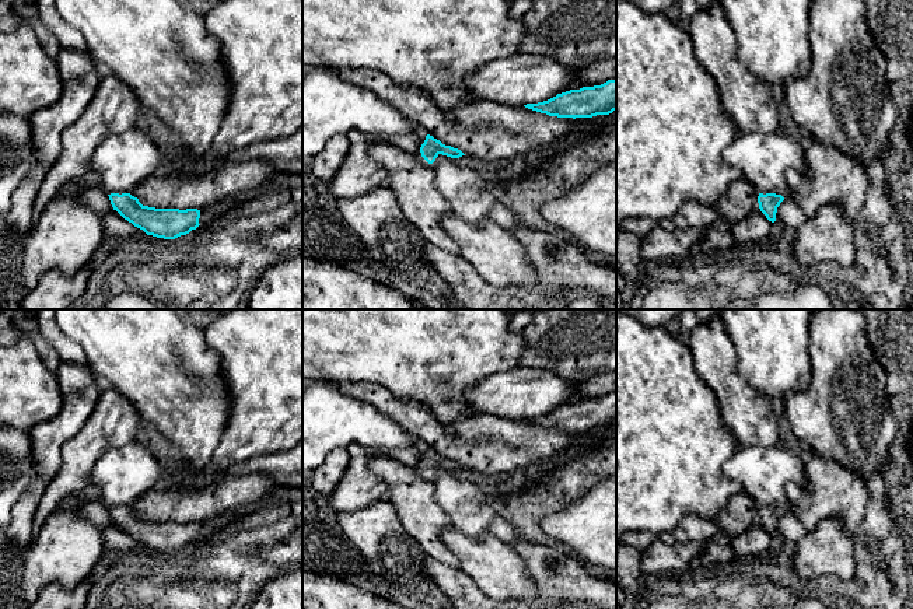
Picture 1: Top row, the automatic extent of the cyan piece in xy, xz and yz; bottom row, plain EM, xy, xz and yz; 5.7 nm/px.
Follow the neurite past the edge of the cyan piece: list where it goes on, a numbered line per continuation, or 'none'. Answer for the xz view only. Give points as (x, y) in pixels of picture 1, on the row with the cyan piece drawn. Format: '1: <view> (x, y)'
none

